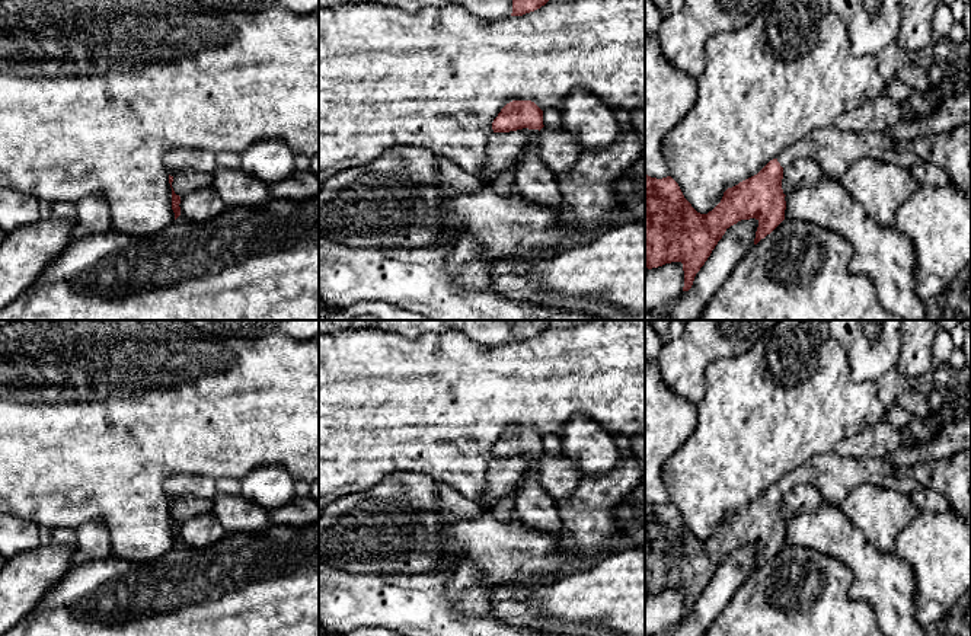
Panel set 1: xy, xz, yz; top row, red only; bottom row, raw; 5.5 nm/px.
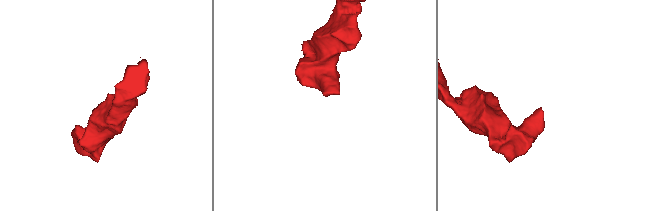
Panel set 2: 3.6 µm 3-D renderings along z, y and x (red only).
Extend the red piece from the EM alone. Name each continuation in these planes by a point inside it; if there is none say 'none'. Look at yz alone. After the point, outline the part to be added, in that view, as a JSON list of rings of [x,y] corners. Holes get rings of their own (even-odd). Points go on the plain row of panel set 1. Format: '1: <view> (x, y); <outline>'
1: yz (834, 476); [[[836,451],[815,456],[786,473],[777,488],[782,493],[798,485],[814,485],[824,502],[839,504],[852,489],[869,483],[888,490],[913,495],[923,486],[884,458],[844,458]]]

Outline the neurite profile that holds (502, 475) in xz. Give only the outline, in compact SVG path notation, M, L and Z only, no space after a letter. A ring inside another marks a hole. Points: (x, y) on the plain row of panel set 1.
M521 457L492 458L485 474L482 506L489 509L496 501L511 493L521 480L524 460Z

